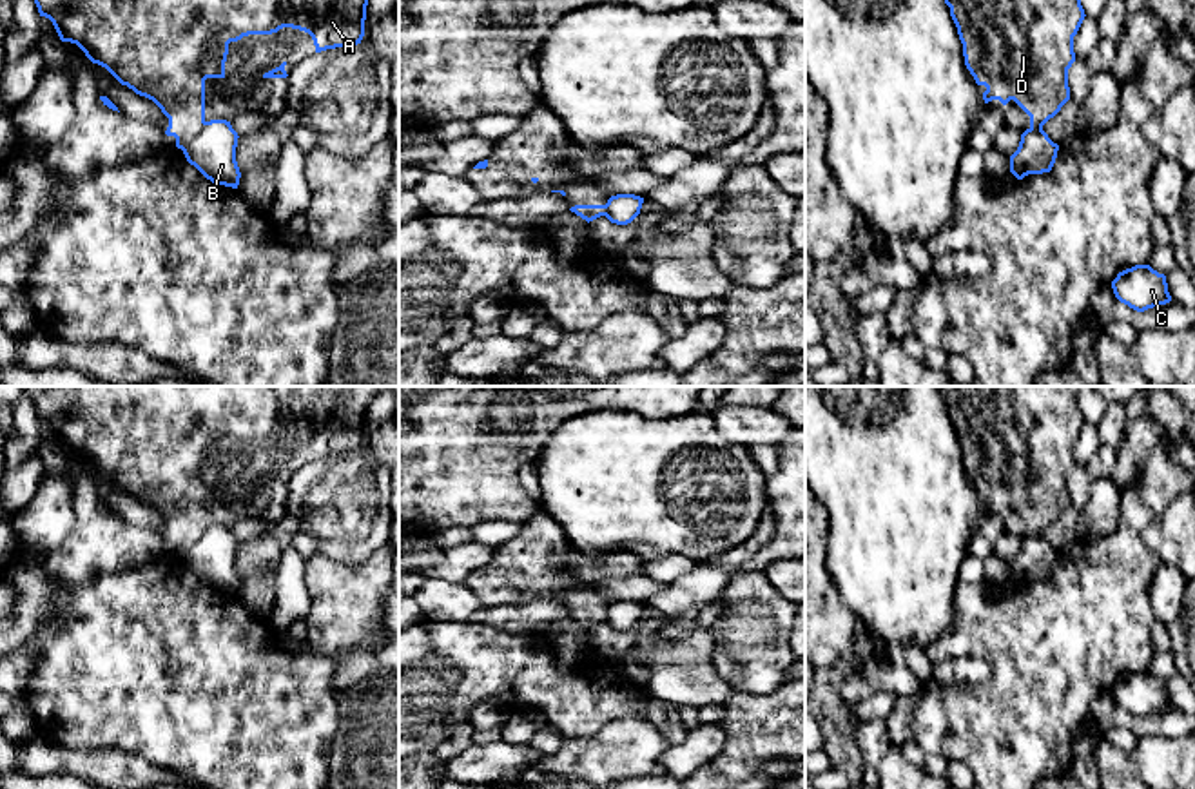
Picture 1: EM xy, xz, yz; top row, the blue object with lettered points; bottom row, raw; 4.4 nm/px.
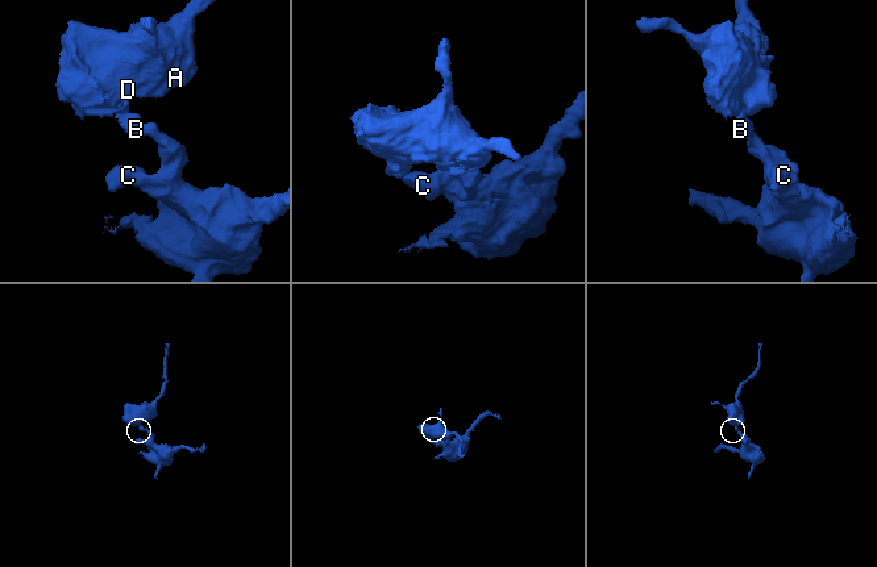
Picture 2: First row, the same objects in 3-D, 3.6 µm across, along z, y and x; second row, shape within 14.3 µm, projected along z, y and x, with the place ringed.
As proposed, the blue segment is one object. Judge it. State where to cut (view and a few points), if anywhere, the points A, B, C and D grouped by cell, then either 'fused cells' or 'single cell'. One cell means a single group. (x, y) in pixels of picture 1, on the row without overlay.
xy (207, 528), (182, 555) | A D / B C | fused cells

